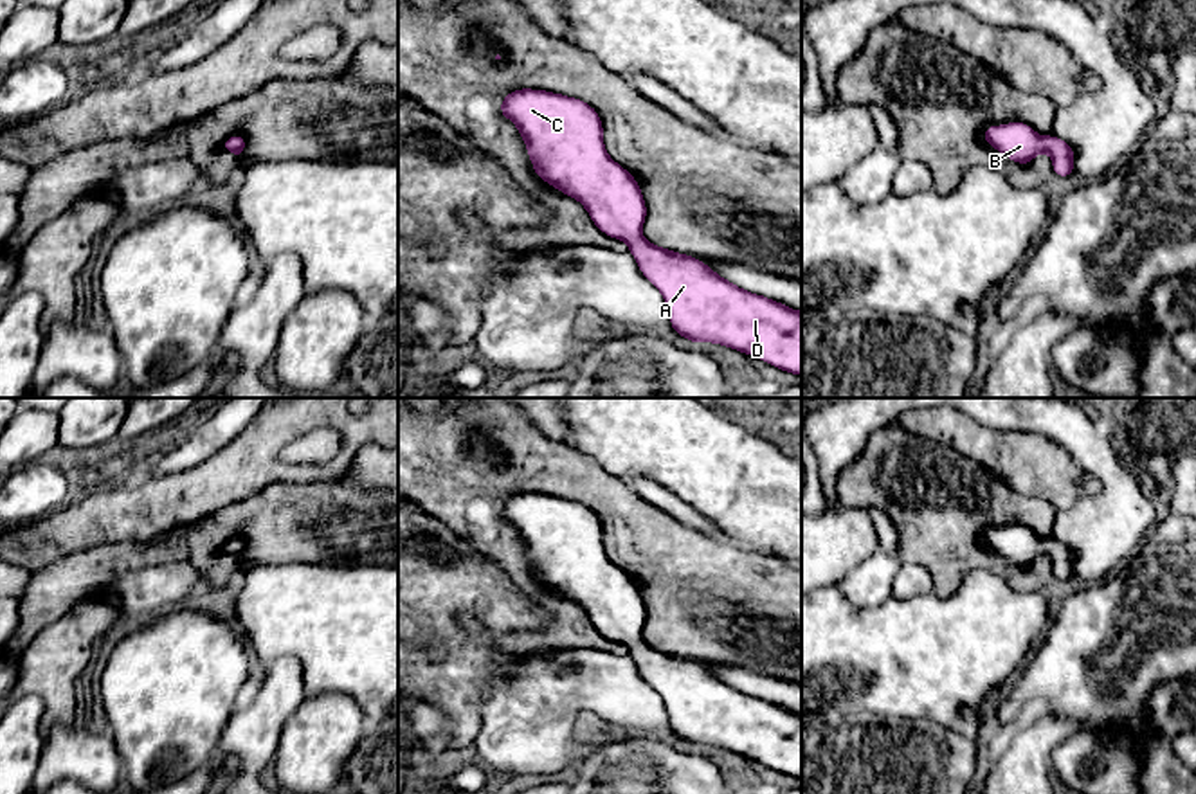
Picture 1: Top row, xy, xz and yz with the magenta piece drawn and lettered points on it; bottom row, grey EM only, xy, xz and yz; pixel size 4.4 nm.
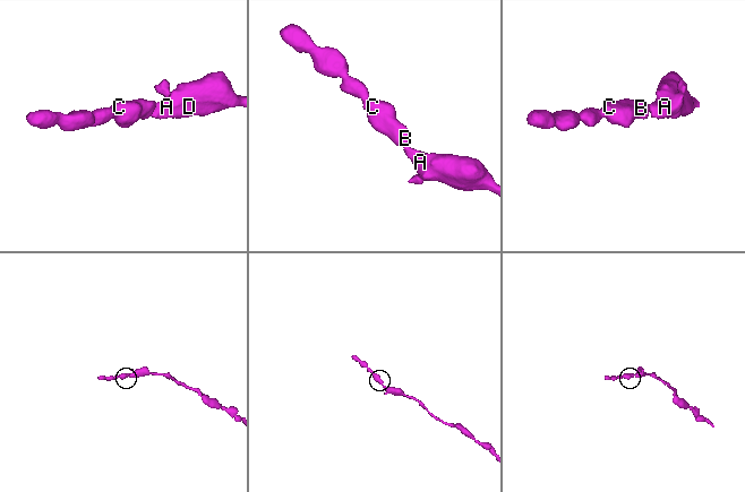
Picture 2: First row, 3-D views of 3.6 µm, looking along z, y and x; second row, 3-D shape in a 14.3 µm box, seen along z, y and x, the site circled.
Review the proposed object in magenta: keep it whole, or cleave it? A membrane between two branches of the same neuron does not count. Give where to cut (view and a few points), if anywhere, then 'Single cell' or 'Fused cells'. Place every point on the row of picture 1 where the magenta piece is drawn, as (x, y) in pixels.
No split. Single cell

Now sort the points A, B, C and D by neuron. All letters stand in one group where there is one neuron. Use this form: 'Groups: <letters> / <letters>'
Groups: A B C D

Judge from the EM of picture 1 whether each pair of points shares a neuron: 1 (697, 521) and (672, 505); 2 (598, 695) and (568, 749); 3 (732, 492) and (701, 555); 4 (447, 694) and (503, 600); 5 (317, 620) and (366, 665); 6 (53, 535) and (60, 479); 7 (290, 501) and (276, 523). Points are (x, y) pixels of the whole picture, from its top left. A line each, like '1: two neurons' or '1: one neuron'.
1: one neuron
2: one neuron
3: two neurons
4: one neuron
5: one neuron
6: two neurons
7: one neuron

